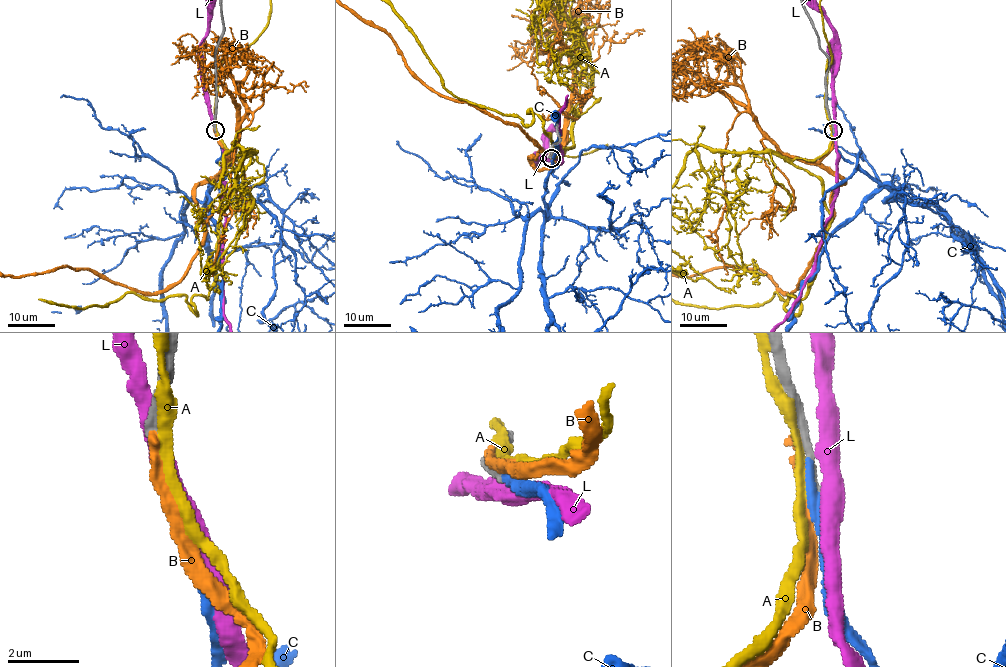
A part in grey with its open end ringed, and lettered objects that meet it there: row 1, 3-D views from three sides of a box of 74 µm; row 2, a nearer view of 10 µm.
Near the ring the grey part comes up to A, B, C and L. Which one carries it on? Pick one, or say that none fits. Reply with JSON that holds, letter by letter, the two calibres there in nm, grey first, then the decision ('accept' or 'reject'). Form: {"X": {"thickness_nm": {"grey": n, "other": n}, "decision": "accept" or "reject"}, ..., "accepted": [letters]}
{"A": {"thickness_nm": {"grey": 320, "other": 340}, "decision": "reject"}, "B": {"thickness_nm": {"grey": 340, "other": 360}, "decision": "reject"}, "C": {"thickness_nm": {"grey": 240, "other": 320}, "decision": "accept"}, "L": {"thickness_nm": {"grey": 340, "other": 440}, "decision": "reject"}, "accepted": ["C"]}

